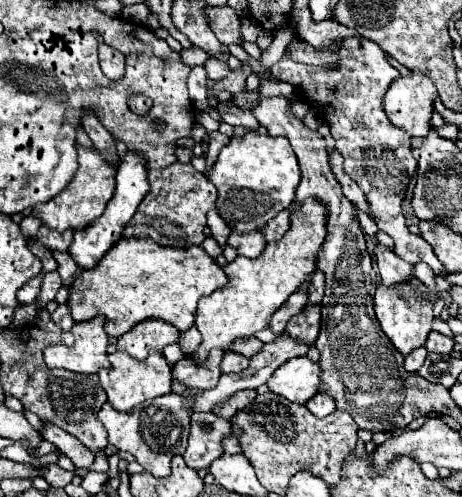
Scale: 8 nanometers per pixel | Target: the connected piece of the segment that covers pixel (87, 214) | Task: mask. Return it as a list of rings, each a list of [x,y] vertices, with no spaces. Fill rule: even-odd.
[[[77,144],[77,154],[79,154],[79,168],[73,180],[69,182],[69,188],[65,188],[65,192],[59,192],[53,200],[35,206],[33,210],[33,214],[39,216],[45,226],[57,232],[65,232],[67,228],[75,228],[75,230],[85,228],[85,224],[93,222],[103,214],[107,202],[115,192],[115,174],[117,174],[115,166],[107,162],[95,148],[85,148]]]

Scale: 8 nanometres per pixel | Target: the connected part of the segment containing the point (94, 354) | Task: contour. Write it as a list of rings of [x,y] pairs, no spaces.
[[[101,316],[75,324],[71,332],[75,336],[73,346],[51,344],[45,348],[43,356],[49,368],[65,368],[81,374],[95,374],[101,368],[109,368],[107,334]]]

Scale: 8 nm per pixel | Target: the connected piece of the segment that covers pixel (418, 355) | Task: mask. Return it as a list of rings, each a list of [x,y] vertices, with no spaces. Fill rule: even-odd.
[[[421,346],[417,348],[415,352],[411,352],[407,358],[405,358],[405,370],[407,372],[417,372],[421,368],[421,364],[425,362],[425,356],[427,356],[427,350]]]

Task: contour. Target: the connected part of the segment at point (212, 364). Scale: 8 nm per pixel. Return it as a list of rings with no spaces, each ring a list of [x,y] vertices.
[[[213,348],[213,352],[209,352],[207,356],[207,364],[197,364],[195,360],[183,358],[173,366],[173,376],[185,384],[185,386],[209,386],[215,388],[217,380],[221,376],[219,372],[219,362],[223,358],[225,352],[221,352],[221,348]]]

